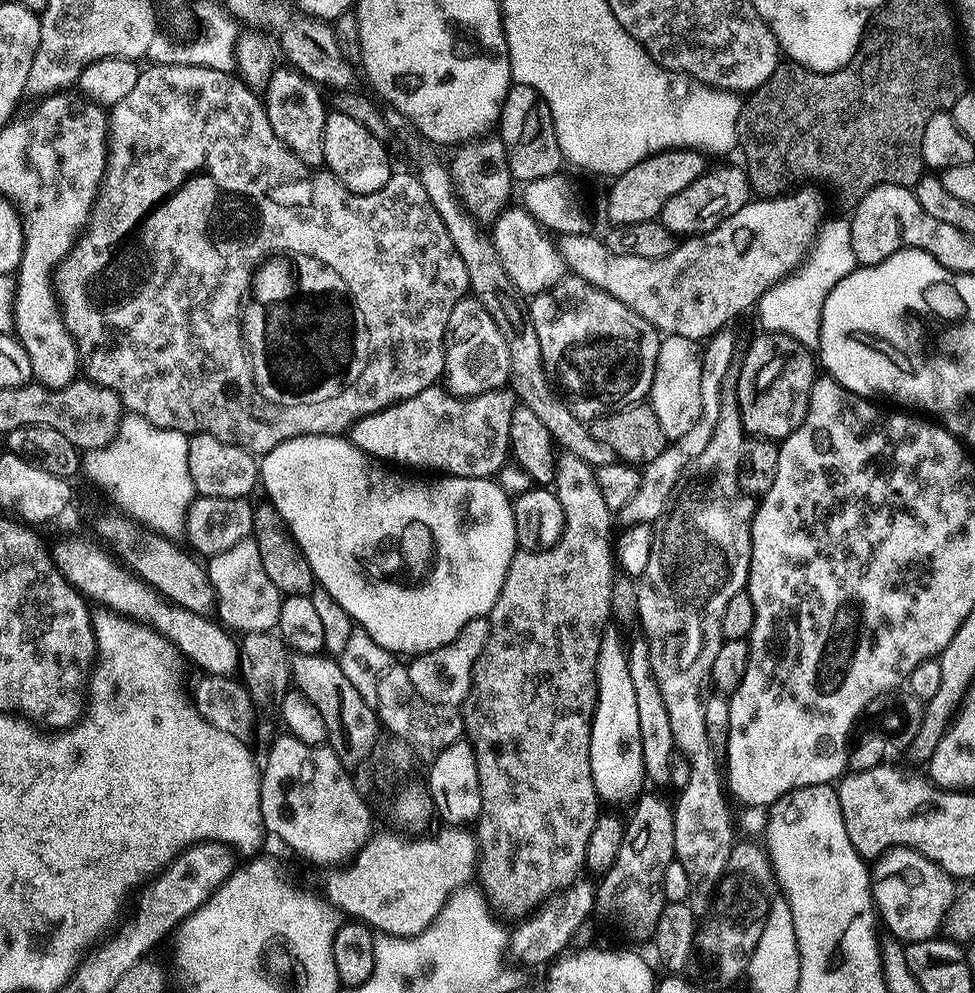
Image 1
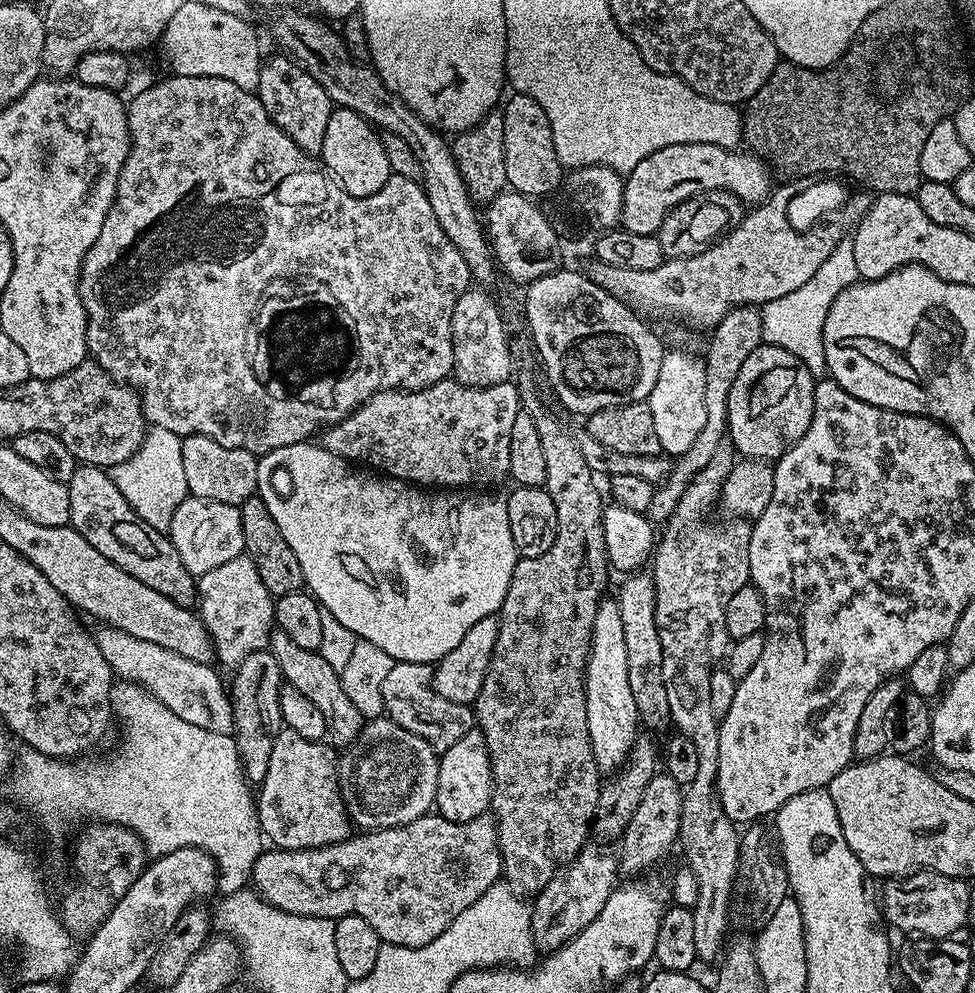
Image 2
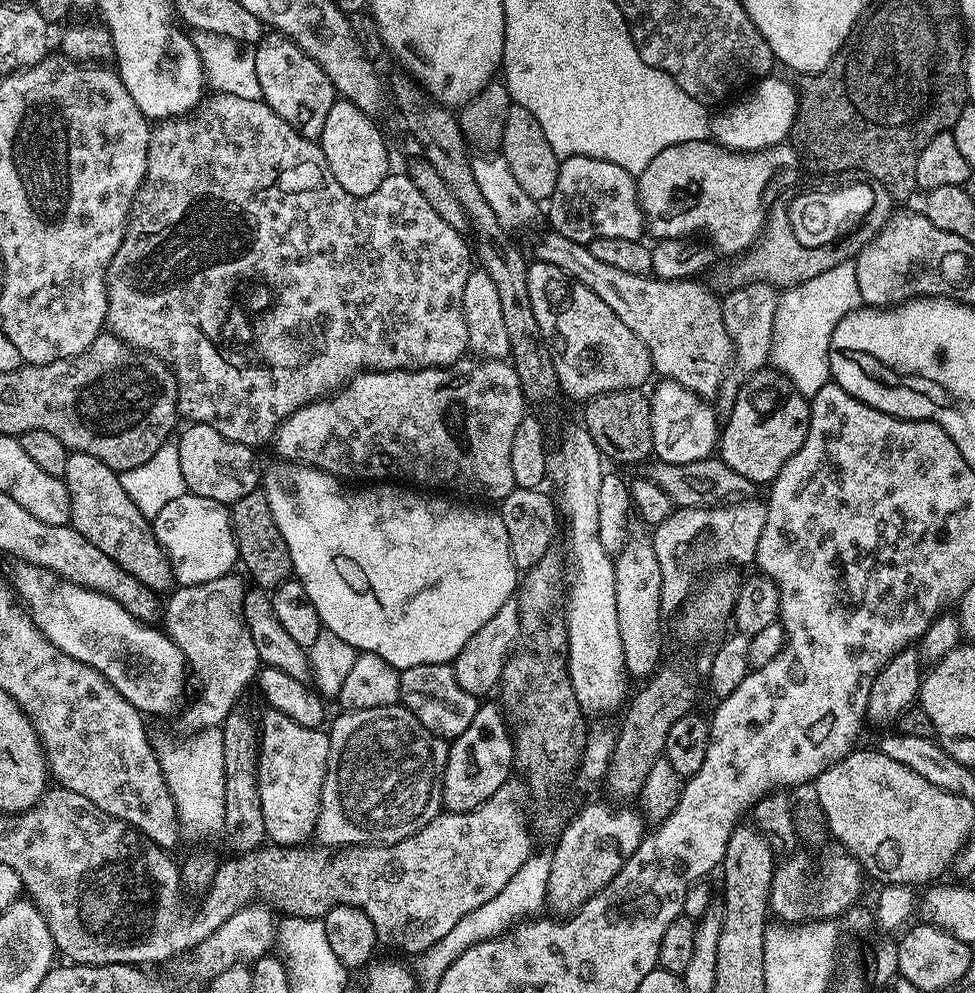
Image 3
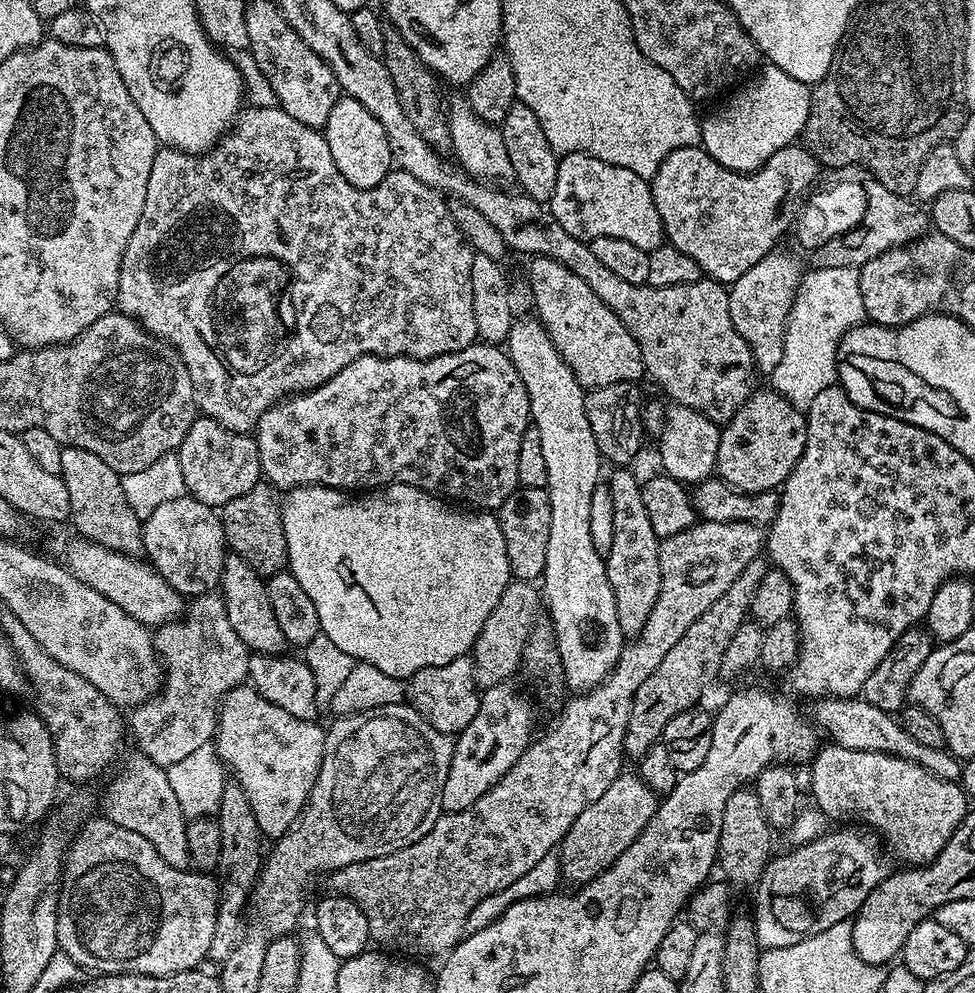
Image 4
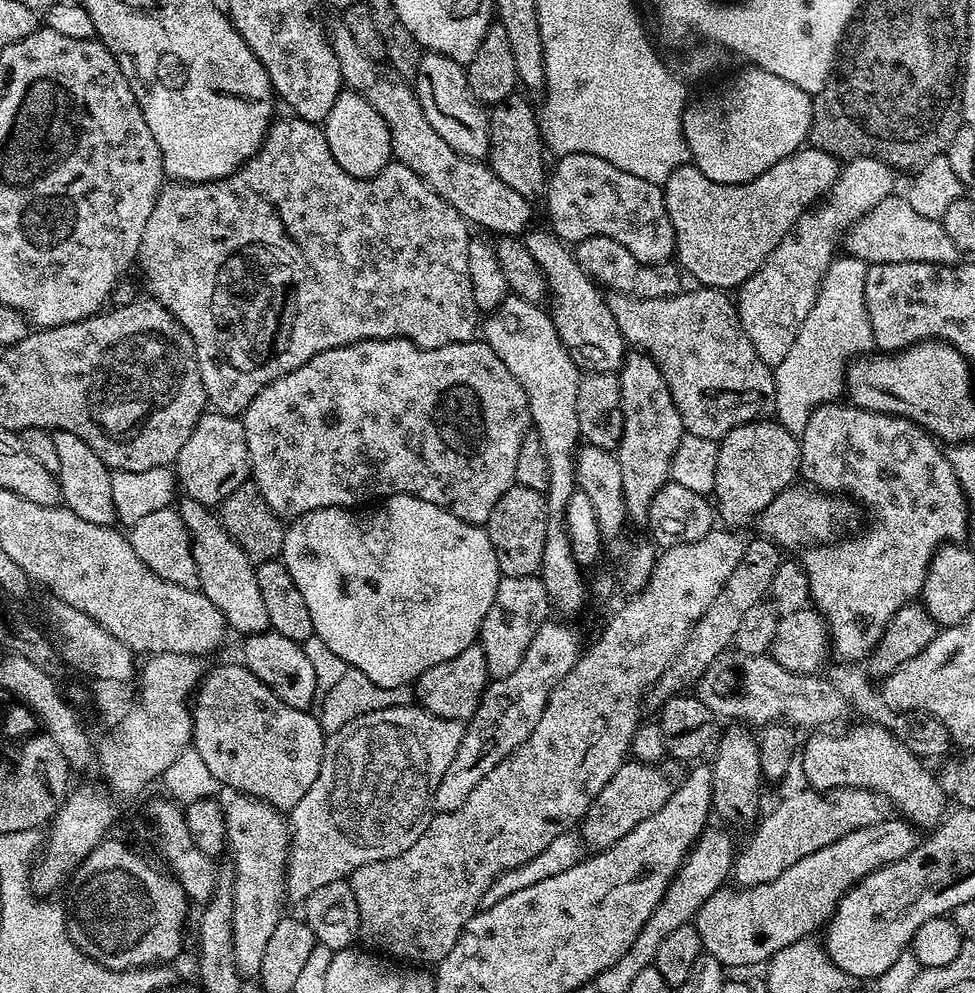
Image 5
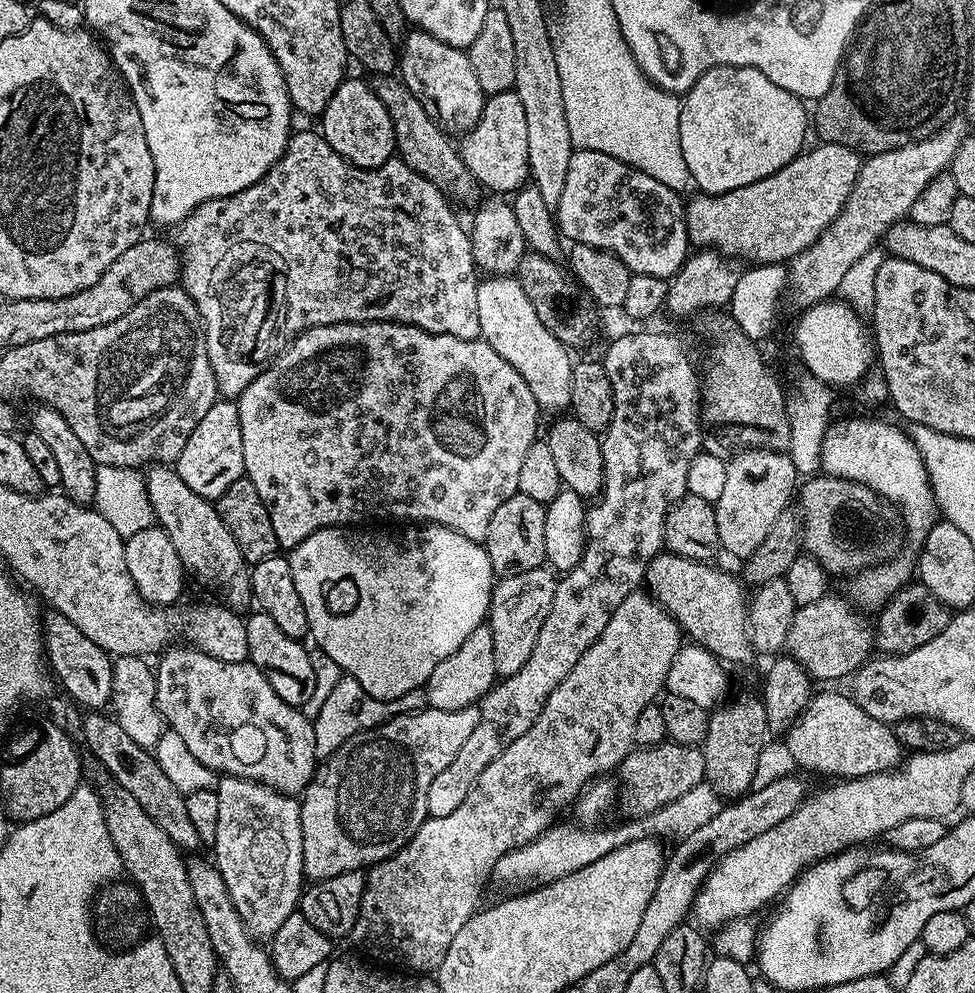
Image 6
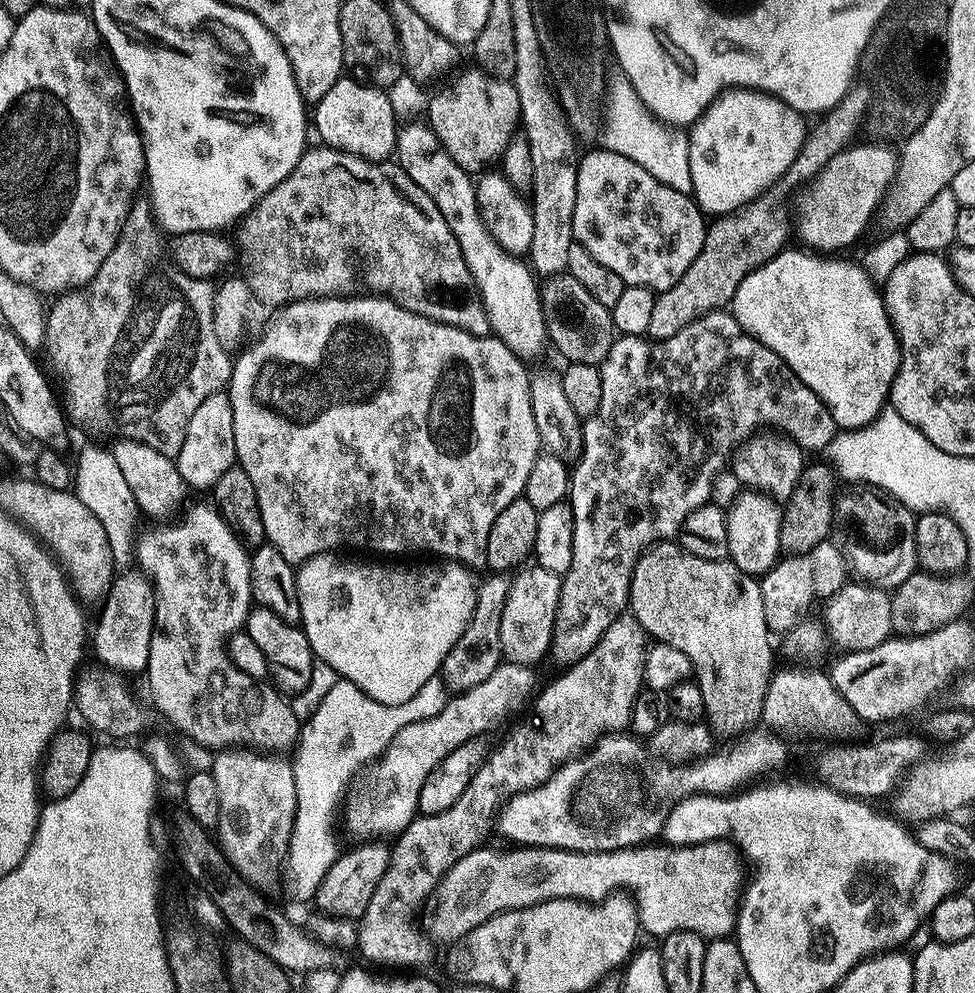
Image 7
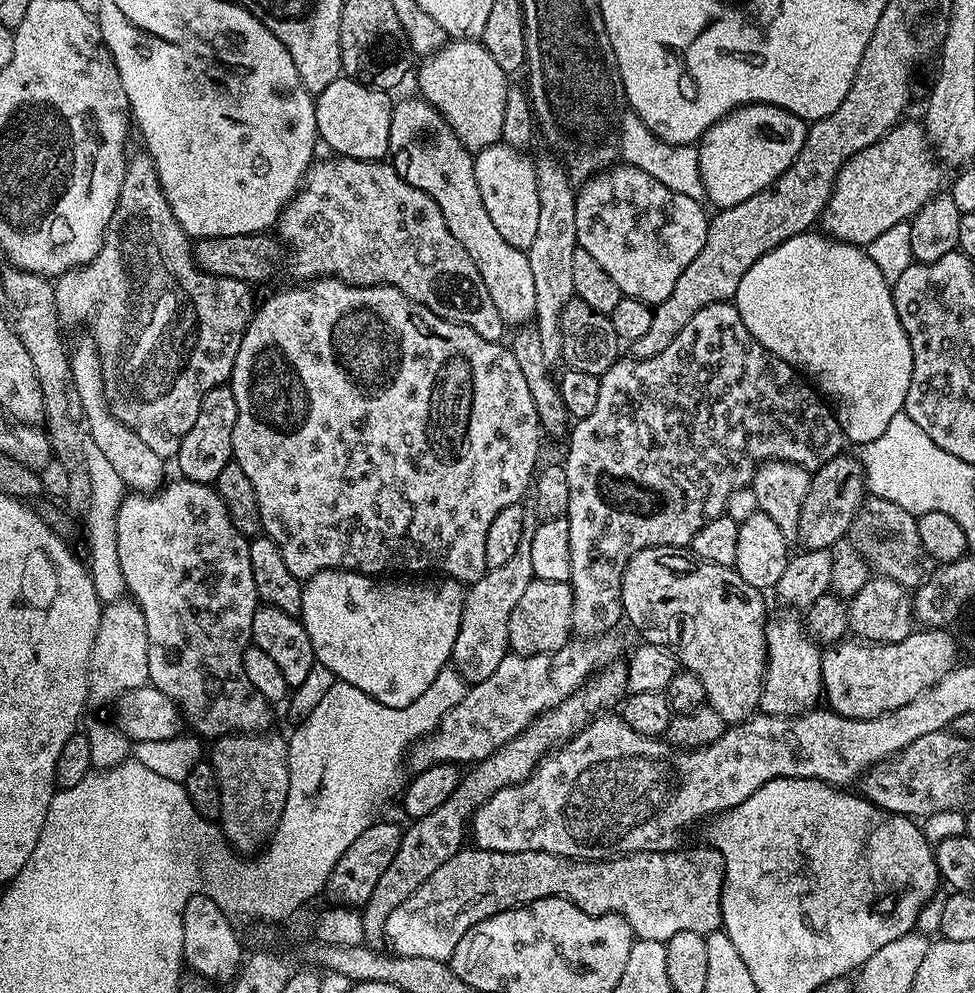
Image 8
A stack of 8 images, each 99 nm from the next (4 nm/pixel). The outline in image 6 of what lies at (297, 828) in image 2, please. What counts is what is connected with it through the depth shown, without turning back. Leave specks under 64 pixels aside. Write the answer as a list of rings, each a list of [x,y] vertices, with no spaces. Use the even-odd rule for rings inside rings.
[[[195,646],[175,647],[163,649],[159,657],[160,665],[156,664],[154,668],[156,708],[163,716],[163,723],[178,732],[190,753],[210,771],[250,778],[279,792],[303,793],[318,767],[312,720],[297,705],[282,702],[282,698],[274,694],[274,686],[266,682],[258,666],[250,662],[222,662],[218,658],[210,658],[210,654]]]

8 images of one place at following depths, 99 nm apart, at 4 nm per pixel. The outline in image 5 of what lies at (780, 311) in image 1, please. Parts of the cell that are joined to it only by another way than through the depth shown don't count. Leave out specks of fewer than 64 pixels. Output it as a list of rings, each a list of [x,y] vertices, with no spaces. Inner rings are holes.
[[[847,254],[837,255],[826,270],[818,298],[810,314],[806,314],[806,322],[802,322],[798,338],[794,338],[794,346],[779,357],[777,364],[780,365],[774,368],[774,416],[786,430],[802,434],[816,407],[835,401],[839,397],[836,395],[845,391],[846,365],[849,361],[857,354],[873,351],[874,330],[868,313],[869,267],[865,260]]]

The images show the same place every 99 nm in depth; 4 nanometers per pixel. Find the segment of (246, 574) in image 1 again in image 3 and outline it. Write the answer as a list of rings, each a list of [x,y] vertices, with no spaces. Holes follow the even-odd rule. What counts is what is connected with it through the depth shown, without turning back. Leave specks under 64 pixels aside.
[[[229,574],[222,578],[214,578],[212,582],[202,582],[198,586],[177,587],[167,597],[166,607],[162,612],[163,623],[168,623],[167,635],[171,636],[173,643],[182,650],[195,679],[196,676],[200,679],[200,701],[188,712],[189,718],[196,723],[197,729],[220,728],[224,719],[233,715],[235,708],[232,707],[235,706],[236,699],[243,694],[244,687],[251,680],[253,683],[257,679],[258,669],[261,667],[254,638],[250,638],[250,630],[244,621],[246,587],[244,588],[245,581],[241,580],[236,577],[236,574]]]

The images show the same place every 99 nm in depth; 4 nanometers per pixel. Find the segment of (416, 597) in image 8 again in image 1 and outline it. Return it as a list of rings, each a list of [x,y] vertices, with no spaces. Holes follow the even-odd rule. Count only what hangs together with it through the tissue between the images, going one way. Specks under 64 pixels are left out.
[[[341,434],[338,436],[299,436],[298,438],[290,438],[286,442],[282,442],[278,446],[274,446],[274,450],[263,453],[259,457],[258,467],[260,470],[259,483],[262,485],[262,492],[266,495],[267,503],[273,504],[278,510],[278,514],[282,514],[282,518],[286,522],[286,526],[290,530],[290,534],[298,542],[298,546],[302,550],[302,554],[306,558],[306,562],[310,562],[310,570],[316,576],[316,582],[319,587],[326,590],[326,594],[330,594],[330,598],[334,598],[334,602],[338,602],[338,606],[342,606],[342,610],[346,610],[346,614],[350,614],[353,625],[358,626],[366,634],[370,634],[370,638],[374,638],[374,642],[378,642],[378,646],[382,646],[387,652],[399,654],[401,652],[404,658],[411,658],[420,655],[421,652],[429,652],[436,650],[442,646],[449,644],[458,638],[458,634],[462,630],[462,626],[466,626],[466,622],[471,620],[479,620],[487,617],[488,611],[494,606],[494,602],[498,602],[498,594],[502,590],[502,582],[506,582],[506,570],[510,570],[510,562],[514,558],[514,554],[518,550],[516,542],[516,527],[514,526],[514,504],[510,499],[509,494],[503,491],[499,483],[492,478],[462,478],[461,476],[445,476],[437,475],[432,480],[423,480],[423,475],[420,474],[405,474],[400,470],[393,470],[391,467],[385,466],[381,461],[372,459],[360,450],[358,446],[352,444],[351,439],[347,435]]]

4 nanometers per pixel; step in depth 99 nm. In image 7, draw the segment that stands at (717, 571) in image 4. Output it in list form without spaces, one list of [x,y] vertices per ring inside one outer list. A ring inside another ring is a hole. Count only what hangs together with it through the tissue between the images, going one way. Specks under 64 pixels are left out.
[[[621,614],[602,634],[602,638],[578,663],[571,664],[557,680],[552,680],[540,692],[532,713],[501,742],[488,753],[488,759],[470,778],[470,786],[466,786],[462,798],[450,806],[450,810],[442,810],[442,814],[433,816],[417,815],[404,831],[395,837],[390,851],[392,857],[386,866],[386,874],[382,874],[382,882],[374,890],[370,898],[370,906],[366,906],[366,914],[358,921],[356,942],[358,952],[376,964],[428,964],[432,960],[433,937],[416,925],[416,915],[424,903],[439,889],[441,881],[457,862],[485,843],[500,815],[500,809],[514,796],[530,792],[547,783],[548,779],[569,761],[584,755],[591,750],[604,736],[620,734],[631,725],[632,707],[638,694],[645,687],[644,664],[648,658],[650,637],[642,625],[631,614]]]

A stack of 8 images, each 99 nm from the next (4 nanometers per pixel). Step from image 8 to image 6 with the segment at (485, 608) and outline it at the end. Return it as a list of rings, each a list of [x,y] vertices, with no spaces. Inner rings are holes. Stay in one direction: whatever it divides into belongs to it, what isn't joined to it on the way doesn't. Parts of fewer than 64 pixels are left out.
[[[488,623],[478,626],[466,637],[466,642],[450,654],[450,658],[442,658],[438,666],[434,666],[434,674],[424,683],[424,699],[427,707],[438,710],[462,710],[479,705],[484,695],[497,683],[498,677],[494,670],[494,634]]]

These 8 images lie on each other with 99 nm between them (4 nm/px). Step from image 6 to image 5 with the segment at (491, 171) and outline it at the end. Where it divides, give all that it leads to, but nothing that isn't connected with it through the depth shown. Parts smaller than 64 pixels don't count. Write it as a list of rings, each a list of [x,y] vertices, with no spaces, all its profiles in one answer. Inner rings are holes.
[[[521,94],[507,96],[502,103],[491,109],[490,146],[486,157],[492,172],[510,186],[510,190],[518,190],[518,194],[529,198],[543,193],[546,188],[546,168],[544,172],[544,152],[546,145],[542,139],[542,124],[538,112],[532,109],[532,104]]]

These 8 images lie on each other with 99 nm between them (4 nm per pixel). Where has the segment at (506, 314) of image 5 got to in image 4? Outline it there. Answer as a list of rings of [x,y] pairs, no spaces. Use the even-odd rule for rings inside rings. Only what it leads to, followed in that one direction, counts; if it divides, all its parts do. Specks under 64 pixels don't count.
[[[524,314],[513,319],[506,351],[510,362],[518,370],[518,378],[522,378],[526,386],[530,402],[530,424],[538,430],[538,438],[542,442],[542,458],[546,462],[550,498],[550,542],[546,546],[546,566],[542,577],[542,604],[546,612],[548,610],[552,615],[550,623],[556,635],[558,654],[562,658],[565,685],[569,689],[572,687],[571,691],[576,694],[588,692],[612,673],[624,649],[626,637],[618,626],[608,565],[605,557],[594,550],[594,542],[590,538],[590,498],[594,498],[594,490],[601,483],[602,457],[598,442],[594,442],[594,430],[590,430],[590,418],[586,418],[586,389],[574,378],[570,366],[566,366],[550,334],[535,315]]]

